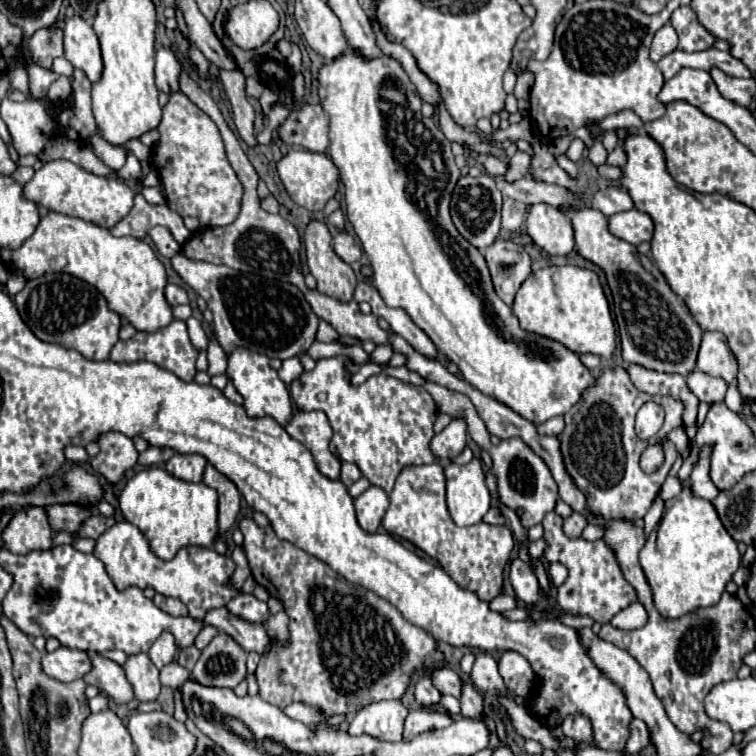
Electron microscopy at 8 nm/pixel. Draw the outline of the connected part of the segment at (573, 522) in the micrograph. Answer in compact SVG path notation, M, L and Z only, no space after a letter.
M574 512L572 516L564 518L564 534L566 534L568 538L580 538L580 534L582 534L582 530L584 530L586 524L588 524L586 518L584 518L582 514Z

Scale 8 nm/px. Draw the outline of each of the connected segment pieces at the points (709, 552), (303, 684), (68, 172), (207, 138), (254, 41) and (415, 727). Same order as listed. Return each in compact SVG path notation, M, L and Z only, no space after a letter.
M684 488L680 496L664 502L656 538L648 538L640 550L640 566L652 588L654 604L666 620L676 620L692 610L720 602L726 584L740 566L740 552L708 500L694 498L690 490Z
M244 518L240 522L240 532L244 534L242 548L248 556L252 576L272 596L280 598L284 610L290 616L290 644L282 648L272 640L270 652L260 658L260 664L256 668L256 680L262 700L280 708L302 700L326 714L352 714L372 702L384 698L400 698L416 668L422 668L426 662L426 666L432 666L434 662L442 660L442 654L436 650L436 640L422 628L404 620L404 616L388 600L362 586L348 584L322 560L306 554L286 540L278 540L270 526L260 528L252 518Z
M50 160L40 170L36 170L32 180L24 184L24 198L52 212L76 216L104 228L112 228L134 206L134 192L126 184L118 182L116 178L90 174L68 160Z
M174 92L162 110L160 140L152 148L152 164L160 174L160 184L164 184L168 208L182 218L194 216L204 226L232 224L240 214L242 184L226 160L216 124L182 92Z
M252 2L234 6L226 22L226 30L236 46L242 50L256 50L278 28L278 12L256 12Z
M410 710L406 722L404 722L404 736L402 740L408 742L416 734L422 734L430 728L446 728L454 722L450 714L436 714L436 712L426 712L426 710Z

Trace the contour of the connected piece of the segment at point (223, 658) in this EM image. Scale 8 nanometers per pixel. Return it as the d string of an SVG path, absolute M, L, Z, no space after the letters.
M218 634L198 658L192 678L204 686L226 686L236 688L236 684L246 678L246 652L236 646L234 638L228 634Z

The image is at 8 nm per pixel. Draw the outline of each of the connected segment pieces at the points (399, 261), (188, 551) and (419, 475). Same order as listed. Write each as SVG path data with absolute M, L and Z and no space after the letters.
M348 50L344 54L340 54L340 58L334 58L330 62L326 62L320 72L318 72L318 96L320 96L320 104L324 108L324 112L330 118L330 156L334 160L334 164L340 168L340 176L344 182L344 190L346 190L346 216L354 226L354 232L358 234L362 248L374 268L374 286L378 288L380 296L384 298L384 302L392 308L402 308L414 322L416 326L420 326L430 340L436 344L438 352L442 352L444 356L448 356L454 364L458 364L464 380L468 384L472 384L474 388L478 388L482 394L488 394L500 402L504 402L506 406L510 406L514 412L518 412L520 416L524 416L526 420L534 422L534 424L542 424L554 416L562 416L566 414L584 394L584 390L592 388L596 384L594 374L580 362L580 358L566 350L560 342L548 340L544 336L526 332L518 326L516 316L512 314L510 306L506 306L494 292L492 282L490 282L490 274L488 274L488 266L486 260L482 256L480 250L476 250L472 244L468 244L458 230L454 228L452 220L450 220L450 194L454 190L456 180L460 178L460 170L454 164L454 156L450 152L450 142L448 138L444 138L442 130L434 124L432 118L424 118L420 114L420 106L422 106L422 98L416 90L416 86L412 86L408 74L404 72L402 64L390 56L380 56L380 58L360 58L360 54L356 54L356 50Z
M118 522L108 528L96 540L94 554L104 562L104 568L118 590L126 590L130 586L144 590L150 586L162 596L182 600L188 606L192 618L204 618L208 610L224 608L236 594L240 594L230 586L232 574L236 570L236 564L230 556L222 556L212 548L186 546L172 560L164 562L150 550L144 534L130 522Z
M440 464L410 466L400 472L390 492L390 508L382 520L388 534L406 538L416 548L434 558L442 570L464 590L474 592L480 600L492 600L502 594L504 566L514 548L514 536L508 526L490 526L486 522L460 528L452 522L446 508L444 470Z

